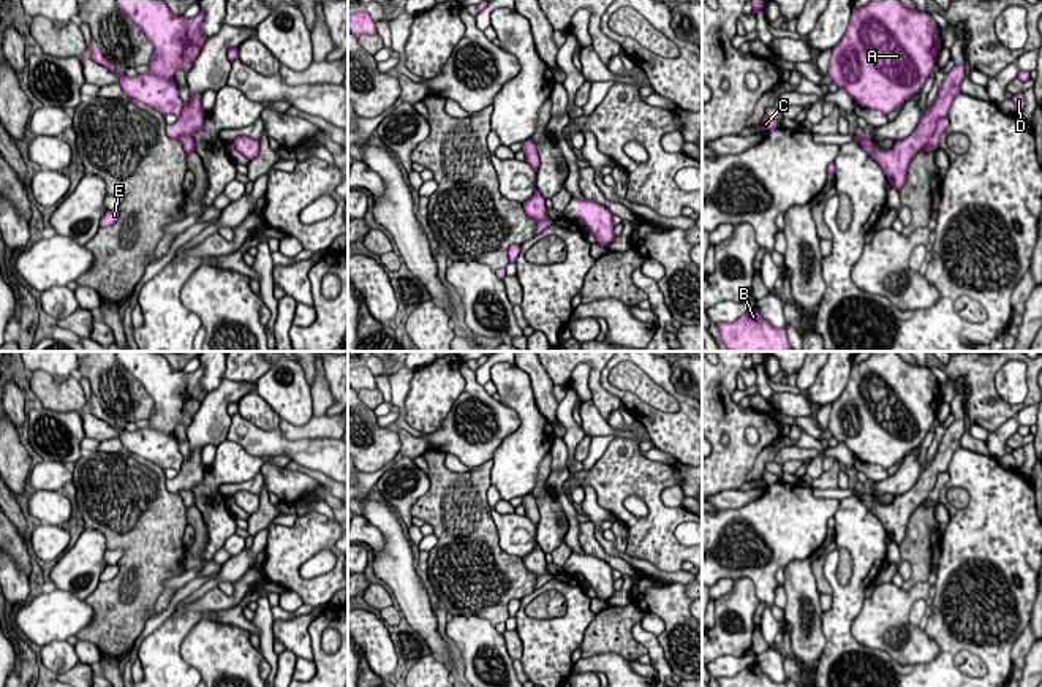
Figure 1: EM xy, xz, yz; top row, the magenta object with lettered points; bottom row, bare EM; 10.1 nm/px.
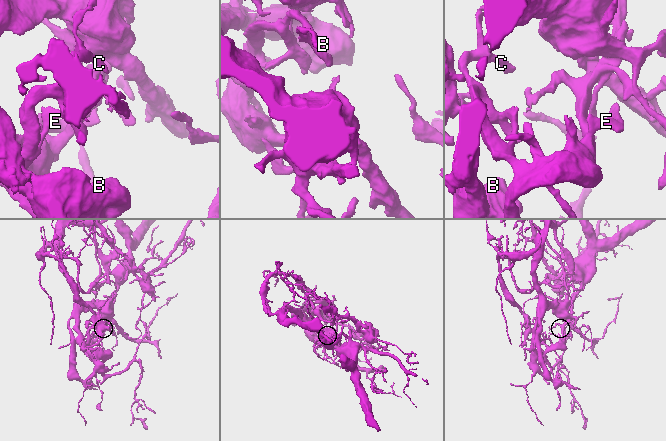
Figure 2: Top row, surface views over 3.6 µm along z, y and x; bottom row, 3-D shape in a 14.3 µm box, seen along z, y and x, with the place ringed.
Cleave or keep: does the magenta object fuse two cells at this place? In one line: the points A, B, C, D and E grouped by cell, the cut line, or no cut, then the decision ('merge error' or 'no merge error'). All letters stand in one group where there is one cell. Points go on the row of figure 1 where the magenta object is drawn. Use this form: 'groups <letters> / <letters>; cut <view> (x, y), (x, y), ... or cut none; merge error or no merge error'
groups A B D / C E; cut yz (946, 116), (938, 121), (932, 136), (933, 148); merge error

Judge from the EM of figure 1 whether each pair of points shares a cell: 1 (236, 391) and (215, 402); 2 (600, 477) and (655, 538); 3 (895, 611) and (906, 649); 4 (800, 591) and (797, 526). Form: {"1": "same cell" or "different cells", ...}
{"1": "same cell", "2": "same cell", "3": "same cell", "4": "different cells"}

